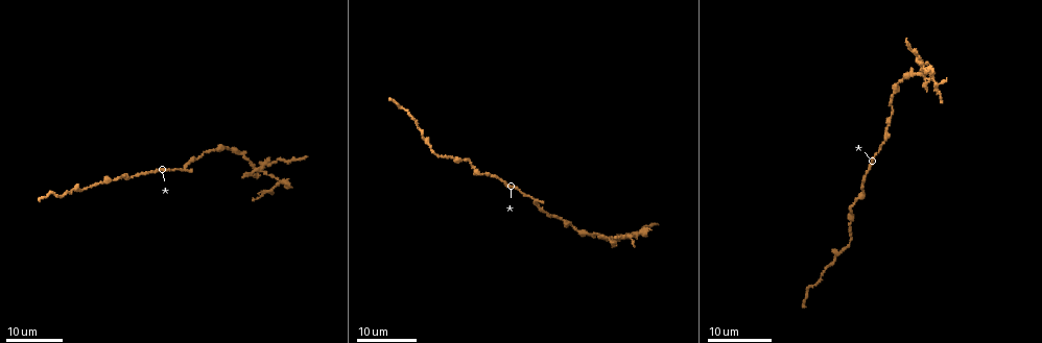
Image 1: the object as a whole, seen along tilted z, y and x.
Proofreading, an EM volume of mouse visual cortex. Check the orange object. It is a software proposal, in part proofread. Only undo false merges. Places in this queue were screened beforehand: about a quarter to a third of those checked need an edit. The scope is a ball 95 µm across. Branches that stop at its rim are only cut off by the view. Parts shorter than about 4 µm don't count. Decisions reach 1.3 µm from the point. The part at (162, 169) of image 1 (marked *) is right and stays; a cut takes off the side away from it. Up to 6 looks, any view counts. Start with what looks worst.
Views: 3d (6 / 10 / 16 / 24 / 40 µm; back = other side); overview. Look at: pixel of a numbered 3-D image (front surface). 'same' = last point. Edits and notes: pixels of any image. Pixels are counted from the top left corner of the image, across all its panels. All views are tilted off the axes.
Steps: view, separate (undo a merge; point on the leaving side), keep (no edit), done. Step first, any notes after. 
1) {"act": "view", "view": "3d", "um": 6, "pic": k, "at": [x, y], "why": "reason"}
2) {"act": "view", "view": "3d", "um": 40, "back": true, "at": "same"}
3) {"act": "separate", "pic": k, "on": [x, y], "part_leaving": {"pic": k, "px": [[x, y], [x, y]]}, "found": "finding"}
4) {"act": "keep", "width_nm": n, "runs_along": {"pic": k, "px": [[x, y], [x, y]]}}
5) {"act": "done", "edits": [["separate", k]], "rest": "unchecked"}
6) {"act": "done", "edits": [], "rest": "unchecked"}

{"act": "view", "view": "3d", "um": 24, "pic": 1, "at": [588, 232], "why": "small branch off a trunk"}

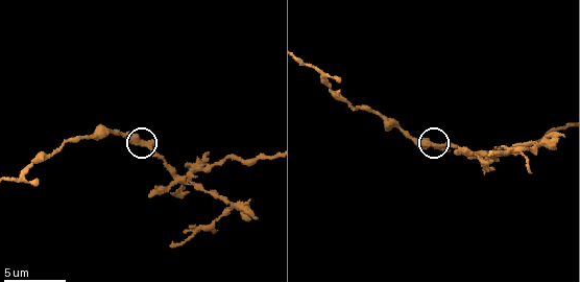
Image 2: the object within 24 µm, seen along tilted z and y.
{"act": "view", "view": "3d", "um": 10, "pic": 2, "at": [144, 145]}

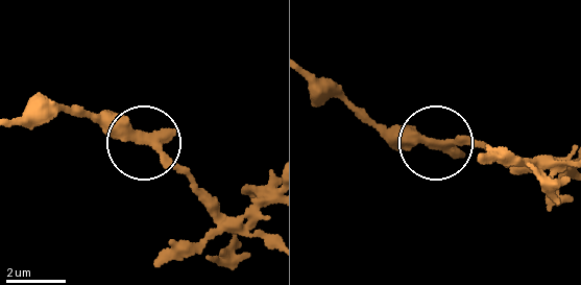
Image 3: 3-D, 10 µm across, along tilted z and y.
{"act": "keep", "arms": 3, "found": "continuous, no second cell"}

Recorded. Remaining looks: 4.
{"act": "view", "view": "3d", "um": 6, "pic": 2, "at": [17, 178]}

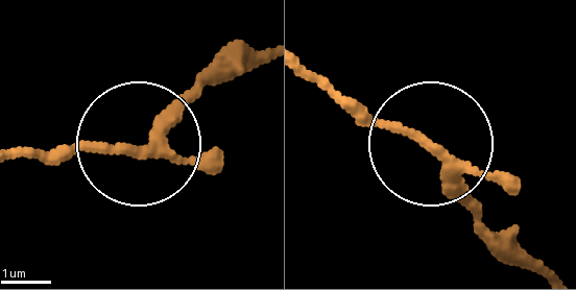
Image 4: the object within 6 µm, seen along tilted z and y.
{"act": "view", "view": "3d", "um": 6, "back": true, "pic": 4, "at": [135, 151]}

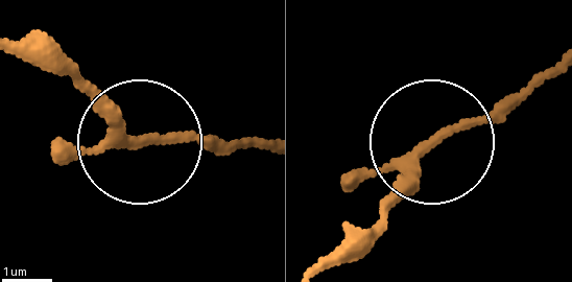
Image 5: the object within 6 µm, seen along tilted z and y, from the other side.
{"act": "keep", "arms": 3, "runs_along": {"pic": 5, "px": [[268, 144], [132, 136], [53, 66]]}, "found": "continuous, no second cell"}

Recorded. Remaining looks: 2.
{"act": "view", "view": "3d", "um": 16, "pic": 2, "at": [87, 135], "why": "thick turns thin"}

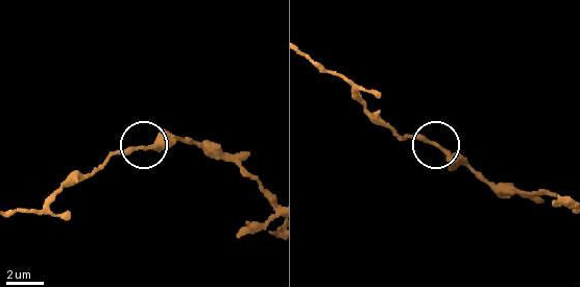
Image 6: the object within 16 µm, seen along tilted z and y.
{"act": "keep", "runs_along": {"pic": 6, "px": [[18, 211], [41, 211], [58, 190], [113, 157], [179, 138]]}, "found": "all the same cell"}

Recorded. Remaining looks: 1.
{"act": "done", "edits": [], "rest": "unchecked"}

